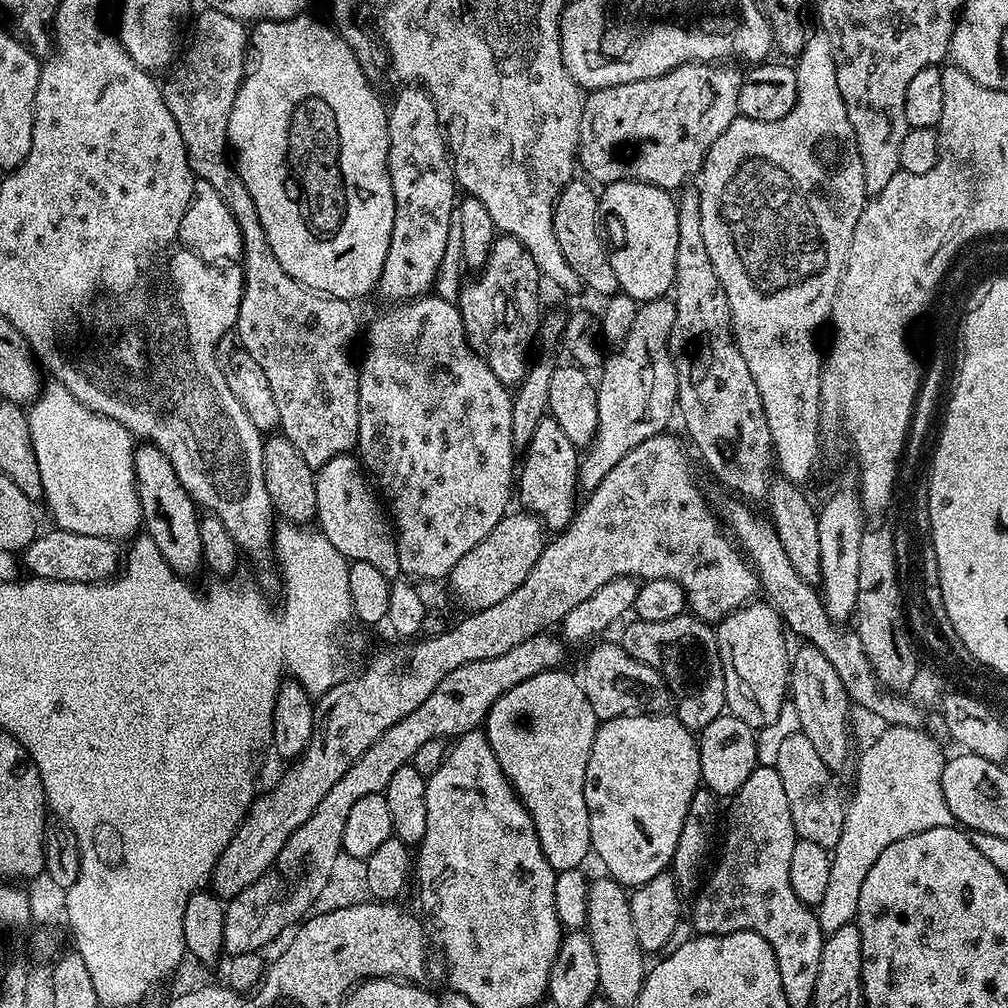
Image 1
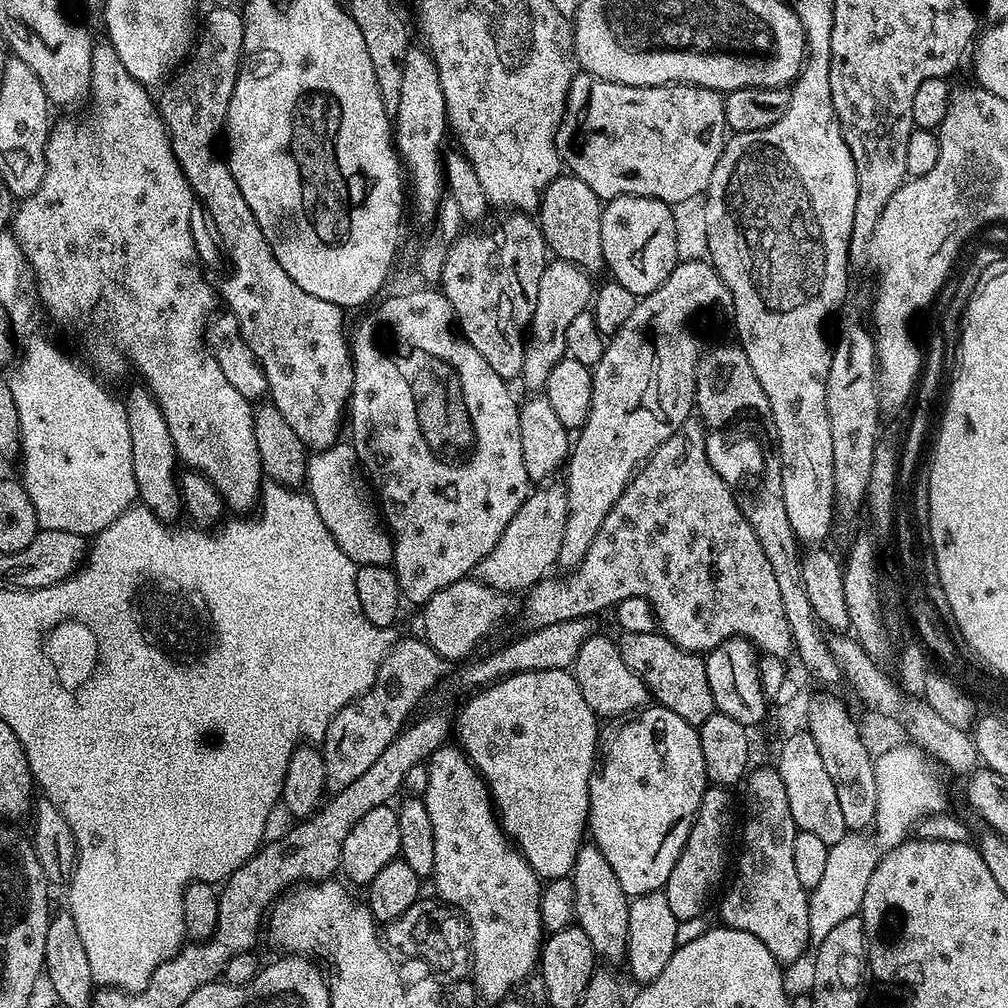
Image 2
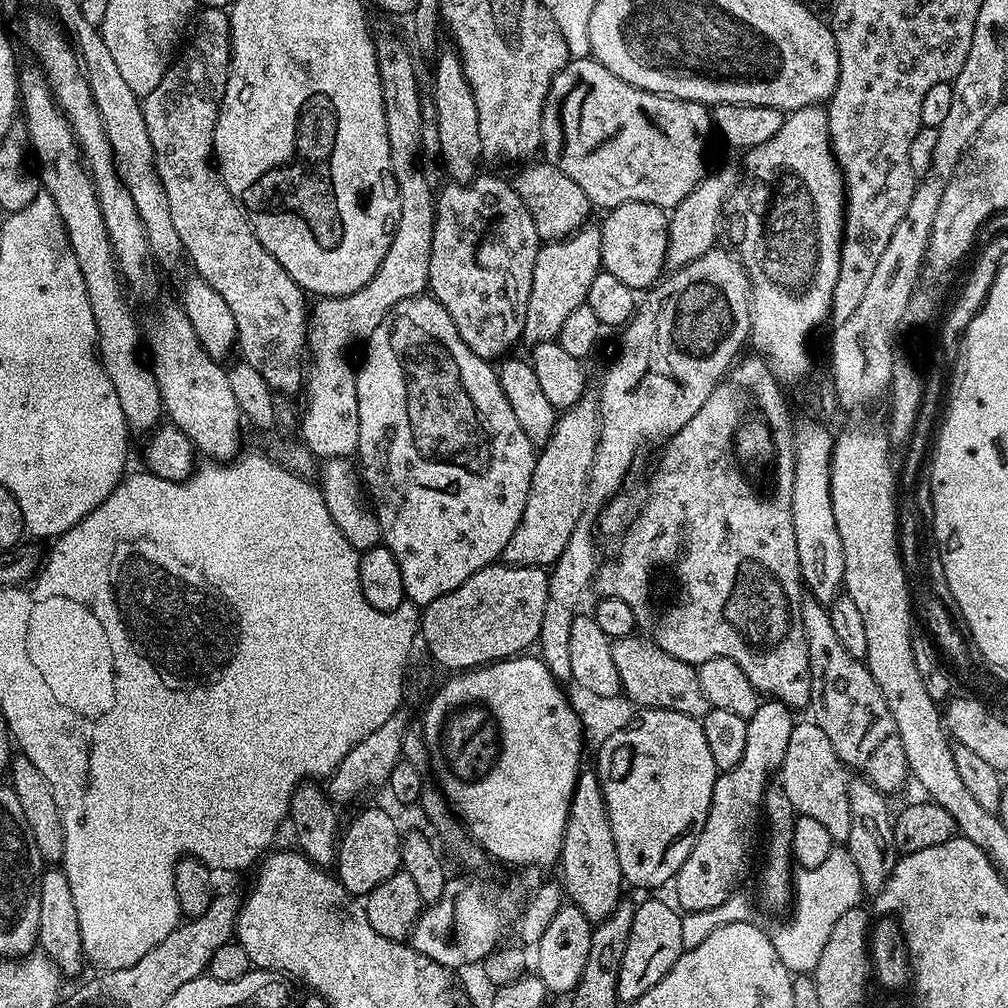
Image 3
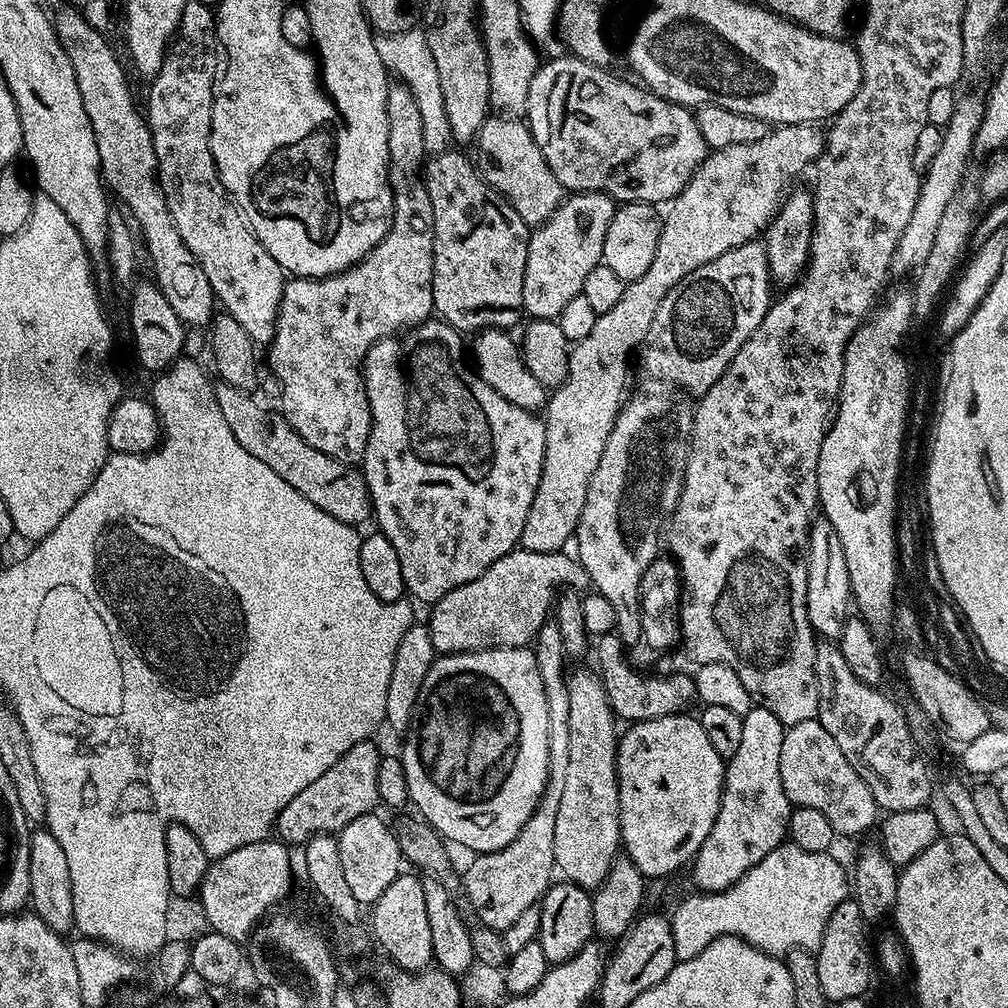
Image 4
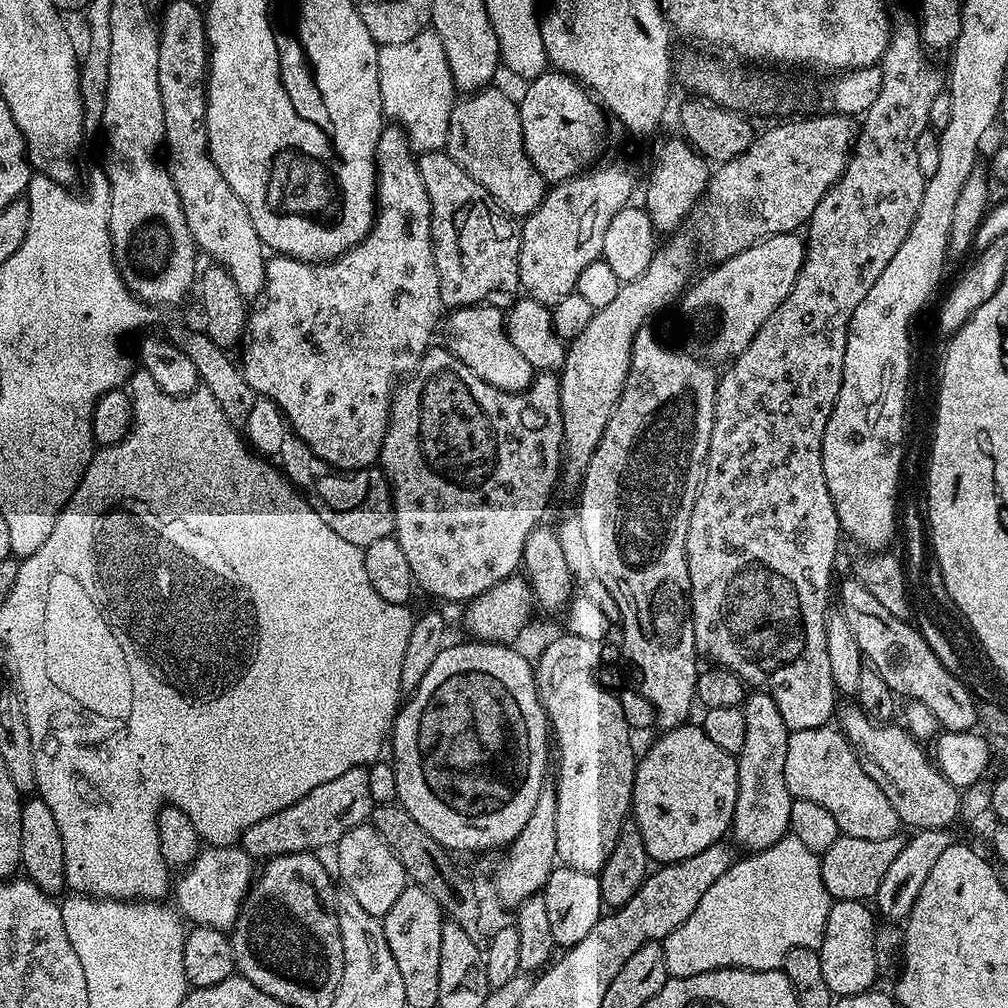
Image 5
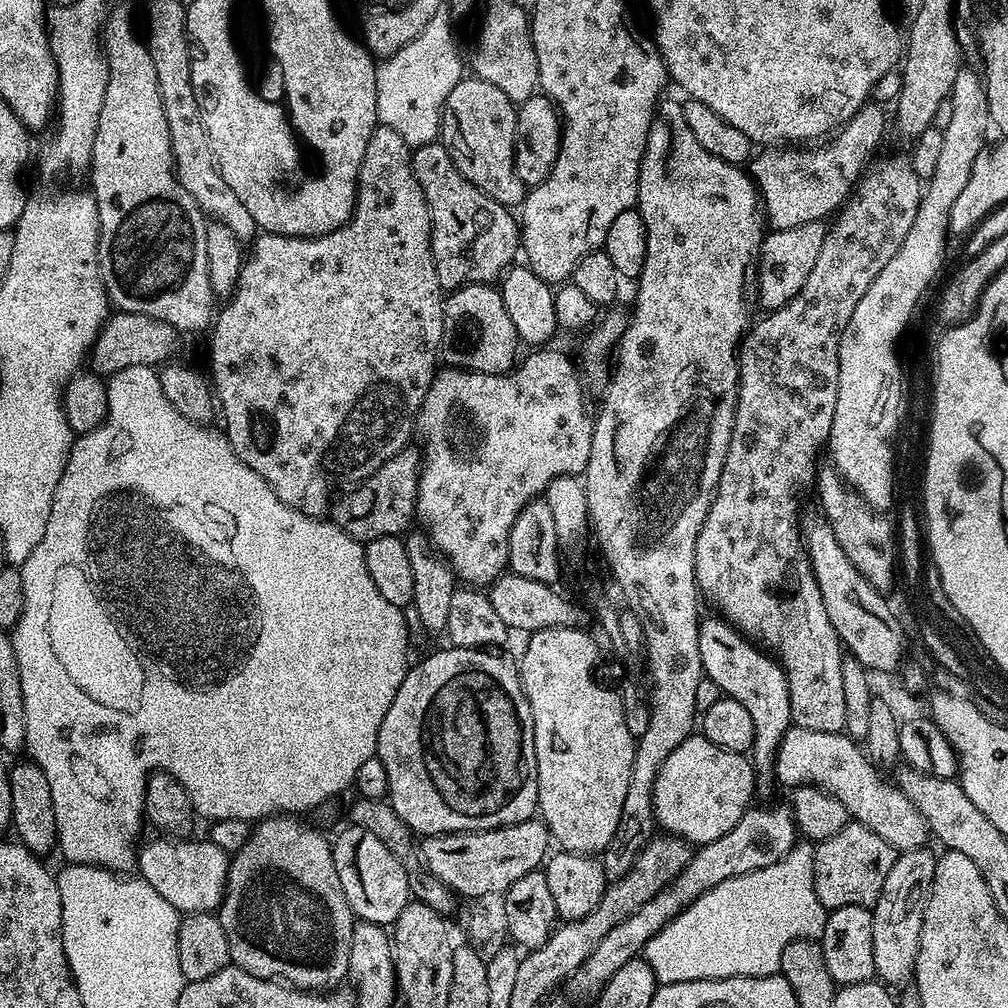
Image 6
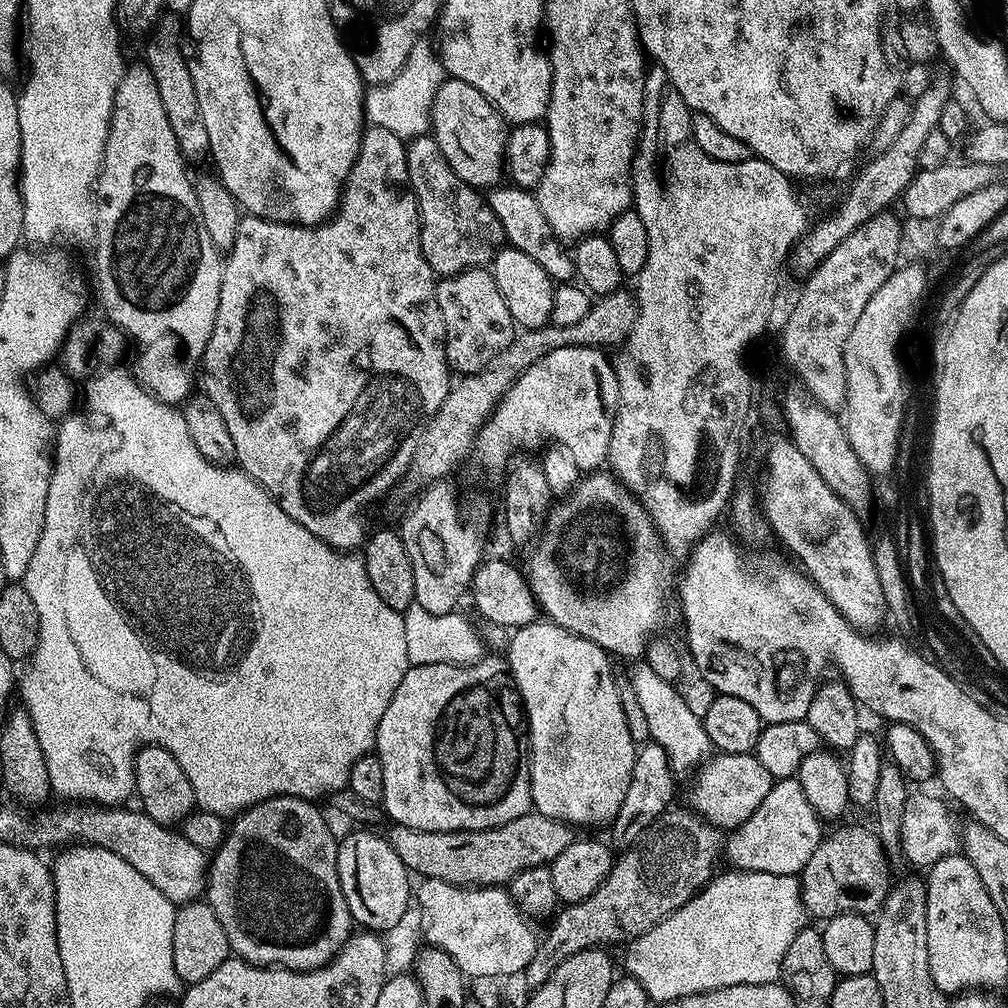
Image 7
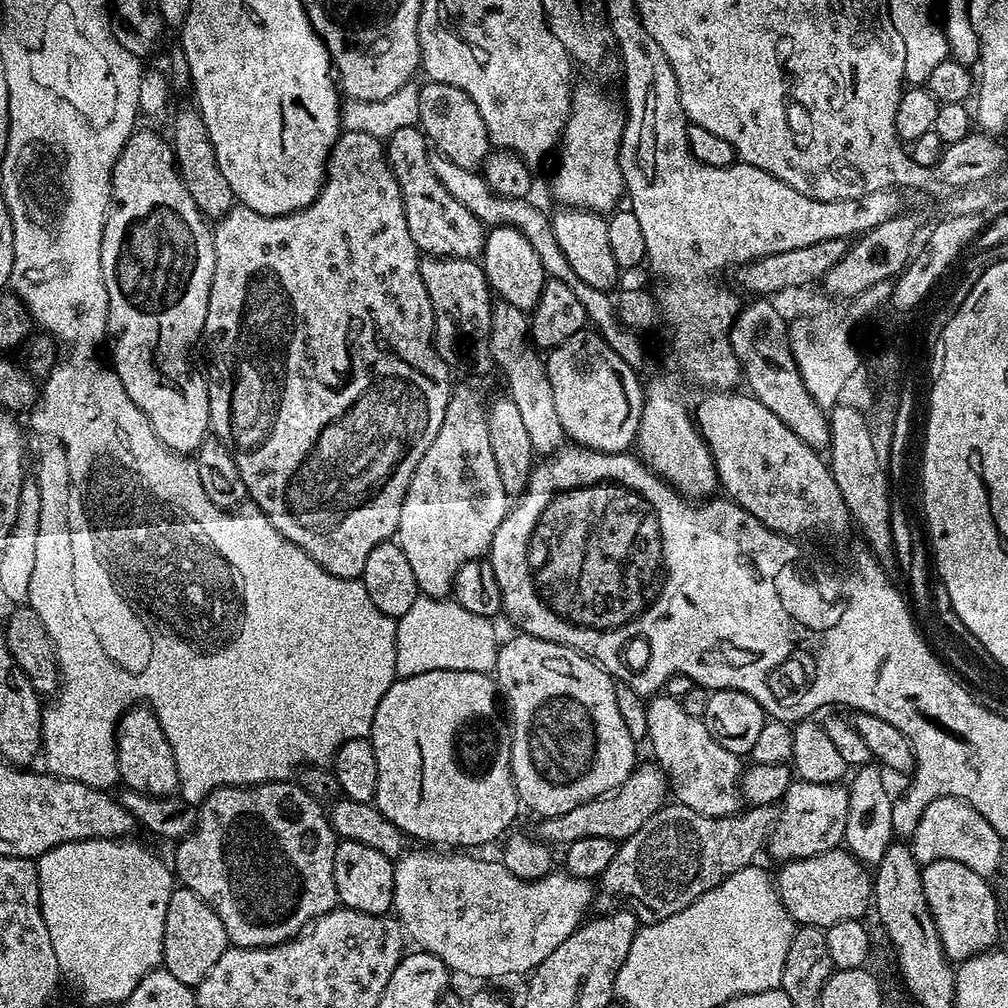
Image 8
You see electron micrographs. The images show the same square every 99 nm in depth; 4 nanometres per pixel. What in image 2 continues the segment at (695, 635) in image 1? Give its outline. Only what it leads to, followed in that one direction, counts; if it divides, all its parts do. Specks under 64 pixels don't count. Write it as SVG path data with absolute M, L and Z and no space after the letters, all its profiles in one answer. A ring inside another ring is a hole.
M657 630L650 634L623 633L619 637L618 647L622 662L630 666L646 682L649 693L658 699L659 707L674 710L678 718L697 726L706 722L716 712L714 694L710 694L710 682L706 678L705 657L695 652L687 652L682 646L670 642L663 632Z

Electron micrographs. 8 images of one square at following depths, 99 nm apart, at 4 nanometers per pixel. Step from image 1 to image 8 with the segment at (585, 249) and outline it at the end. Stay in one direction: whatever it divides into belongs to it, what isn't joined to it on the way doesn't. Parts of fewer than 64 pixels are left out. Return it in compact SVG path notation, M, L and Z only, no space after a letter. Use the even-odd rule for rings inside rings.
M428 80L419 85L418 118L419 129L428 137L431 147L439 155L450 158L454 166L462 166L473 170L483 165L490 151L490 141L486 122L478 112L478 106L458 86L443 84L437 80Z

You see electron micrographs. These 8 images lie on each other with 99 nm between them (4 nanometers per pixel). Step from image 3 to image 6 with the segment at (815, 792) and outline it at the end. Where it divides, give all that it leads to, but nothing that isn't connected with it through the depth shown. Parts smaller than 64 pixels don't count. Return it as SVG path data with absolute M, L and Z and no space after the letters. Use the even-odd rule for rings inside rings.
M792 726L776 746L774 776L779 783L781 780L785 784L785 789L815 784L838 798L855 823L874 830L878 838L886 838L897 853L925 847L930 840L928 823L914 802L910 802L910 798L906 798L895 783L884 784L880 772L881 769L868 759L865 749L844 732L823 732Z

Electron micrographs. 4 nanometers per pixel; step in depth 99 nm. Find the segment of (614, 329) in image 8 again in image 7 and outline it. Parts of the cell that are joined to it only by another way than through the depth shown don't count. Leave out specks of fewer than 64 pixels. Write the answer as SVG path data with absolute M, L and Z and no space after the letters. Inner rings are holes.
M497 186L487 193L486 199L490 210L498 218L498 222L504 231L504 239L511 247L522 250L522 254L530 254L542 270L553 282L564 282L576 276L576 261L573 253L566 249L565 241L560 240L554 230L550 230L550 222L546 222L546 216L542 214L542 208L538 206L535 195L527 188L515 186Z

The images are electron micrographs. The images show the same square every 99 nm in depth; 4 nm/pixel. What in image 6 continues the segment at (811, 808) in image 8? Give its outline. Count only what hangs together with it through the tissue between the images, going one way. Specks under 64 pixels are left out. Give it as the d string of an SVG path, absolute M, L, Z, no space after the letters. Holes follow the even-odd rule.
M787 803L776 804L773 808L759 808L753 806L742 814L738 826L734 830L726 830L722 838L714 838L714 842L701 844L693 851L688 865L665 886L661 892L654 894L650 902L646 902L634 914L630 914L621 924L614 926L594 952L570 977L570 985L576 992L599 993L606 981L614 973L622 970L626 962L637 959L643 953L646 942L658 934L684 908L689 908L702 894L714 890L722 882L730 878L738 878L742 874L750 874L754 870L762 870L766 866L774 866L798 843L796 819L792 816L792 809Z

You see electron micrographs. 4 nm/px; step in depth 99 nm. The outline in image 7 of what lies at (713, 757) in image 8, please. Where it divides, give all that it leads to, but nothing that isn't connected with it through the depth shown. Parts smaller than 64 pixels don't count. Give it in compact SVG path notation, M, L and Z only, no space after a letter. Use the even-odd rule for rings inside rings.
M644 660L635 661L628 682L645 712L649 739L666 750L673 773L695 771L713 751L703 719L691 713L675 683L663 680Z

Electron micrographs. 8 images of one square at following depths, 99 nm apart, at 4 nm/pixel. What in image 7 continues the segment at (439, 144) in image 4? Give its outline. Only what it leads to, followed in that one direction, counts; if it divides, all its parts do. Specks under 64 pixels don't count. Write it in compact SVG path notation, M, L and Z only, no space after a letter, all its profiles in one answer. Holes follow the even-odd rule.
M417 42L412 47L402 70L398 70L390 82L373 84L364 94L365 121L371 126L382 126L382 130L390 130L390 134L398 134L398 138L405 142L415 136L429 135L434 94L438 94L438 86L442 86L446 78L439 51L424 43Z

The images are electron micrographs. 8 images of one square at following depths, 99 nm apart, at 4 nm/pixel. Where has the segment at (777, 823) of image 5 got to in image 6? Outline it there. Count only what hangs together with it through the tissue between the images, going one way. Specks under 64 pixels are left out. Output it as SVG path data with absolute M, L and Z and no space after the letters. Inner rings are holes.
M716 614L709 620L707 617L700 621L700 653L705 677L714 681L723 695L742 702L754 721L756 737L752 743L750 759L756 771L757 789L761 793L768 792L772 784L774 785L776 746L792 724L790 690L784 667L775 655L761 650L753 641L736 631L727 620Z

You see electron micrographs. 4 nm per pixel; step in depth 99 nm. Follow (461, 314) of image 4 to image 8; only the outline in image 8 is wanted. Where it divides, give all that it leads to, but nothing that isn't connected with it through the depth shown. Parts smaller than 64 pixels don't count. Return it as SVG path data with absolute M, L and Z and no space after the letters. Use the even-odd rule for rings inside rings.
M402 126L402 130L394 130L394 134L387 137L386 151L388 164L402 190L406 226L410 226L410 238L414 238L421 253L424 256L453 256L459 260L476 260L484 251L486 225L478 218L474 218L474 214L470 214L470 210L466 210L466 206L462 206L462 202L458 202L458 198L454 198L454 194L450 194L450 190L442 186L442 182L438 182L438 174L434 174L432 169L428 137L417 126Z

